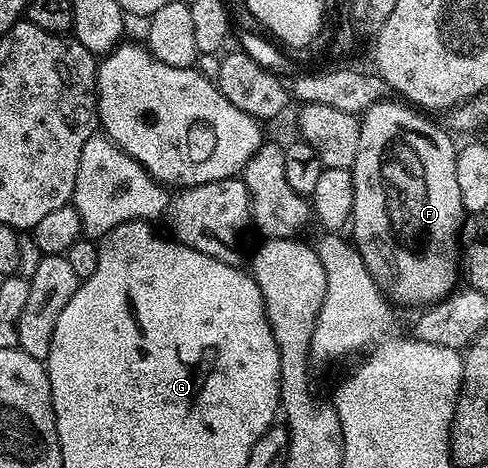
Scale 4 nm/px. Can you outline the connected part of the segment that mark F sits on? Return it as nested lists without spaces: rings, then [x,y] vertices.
[[[389,100],[375,102],[360,118],[359,155],[355,155],[352,167],[354,203],[351,242],[389,301],[398,306],[428,307],[444,300],[459,285],[457,236],[461,233],[461,220],[466,220],[467,214],[463,199],[459,199],[459,183],[455,180],[458,146],[453,145],[454,138],[440,124],[437,126],[435,122],[428,121],[424,112],[404,100]]]

